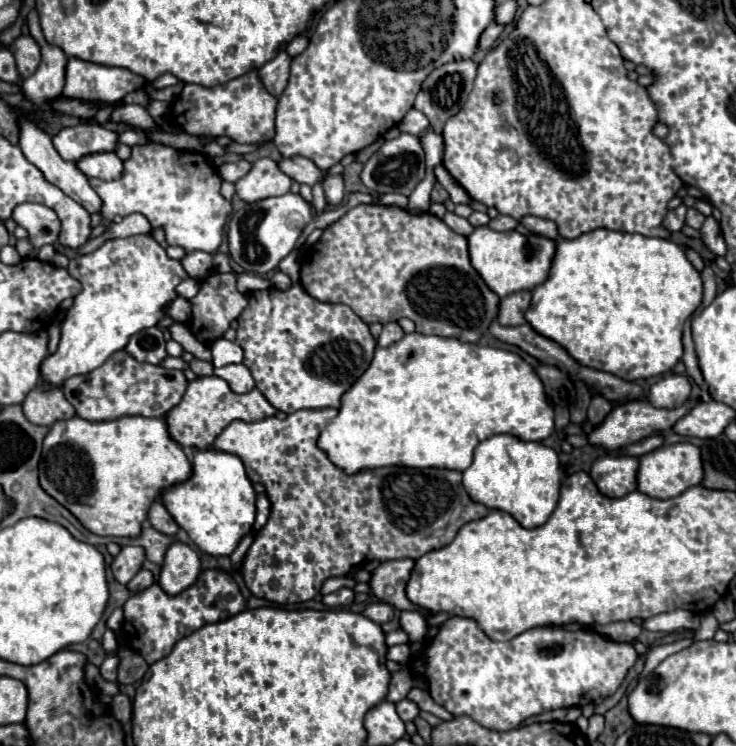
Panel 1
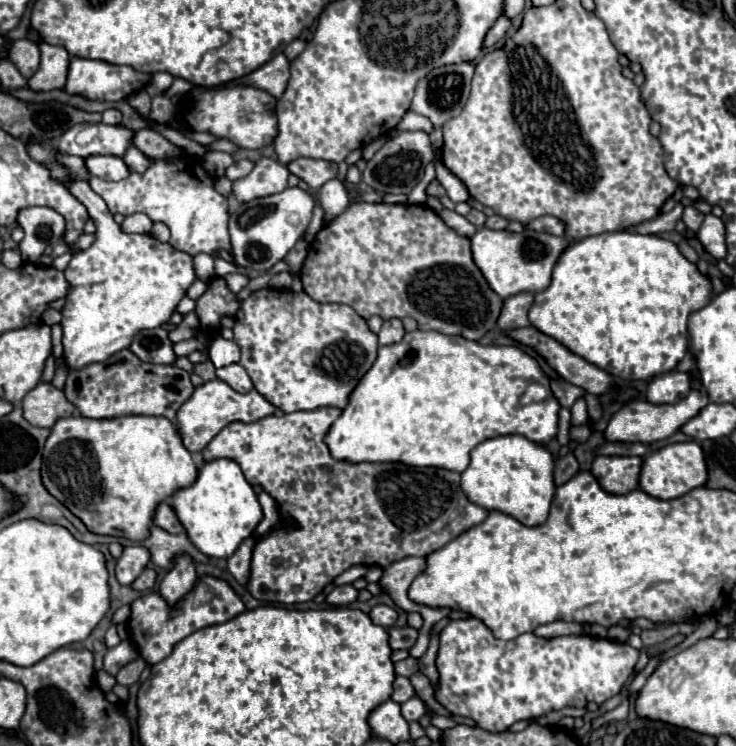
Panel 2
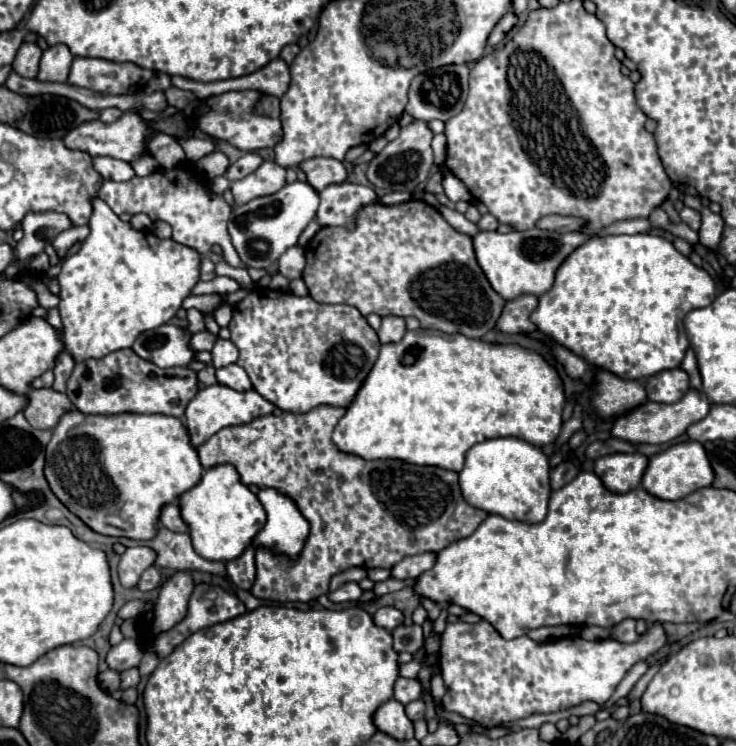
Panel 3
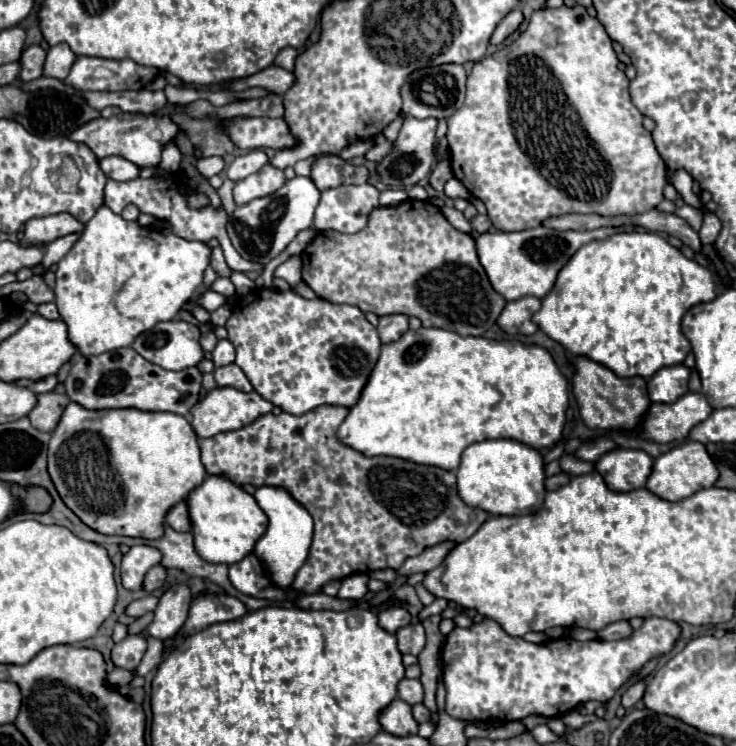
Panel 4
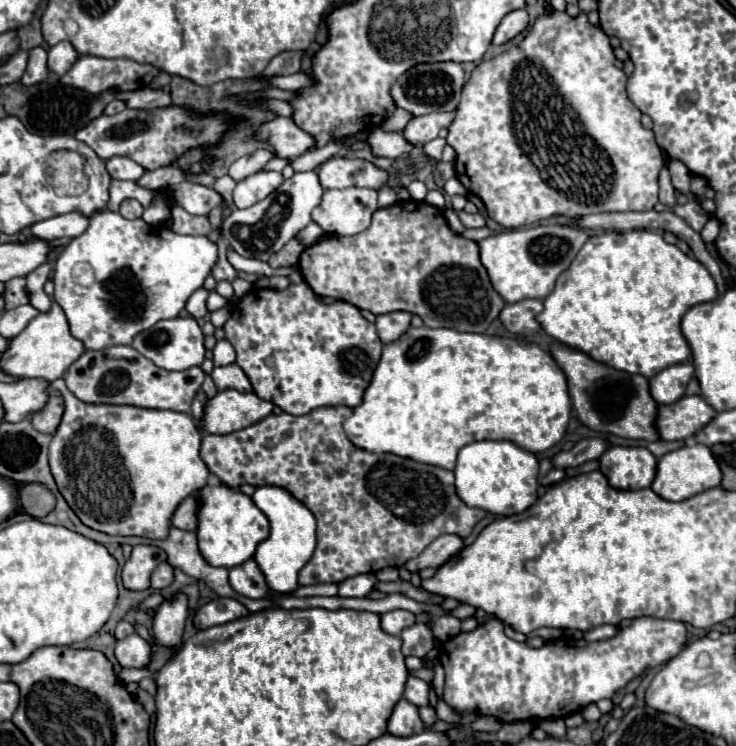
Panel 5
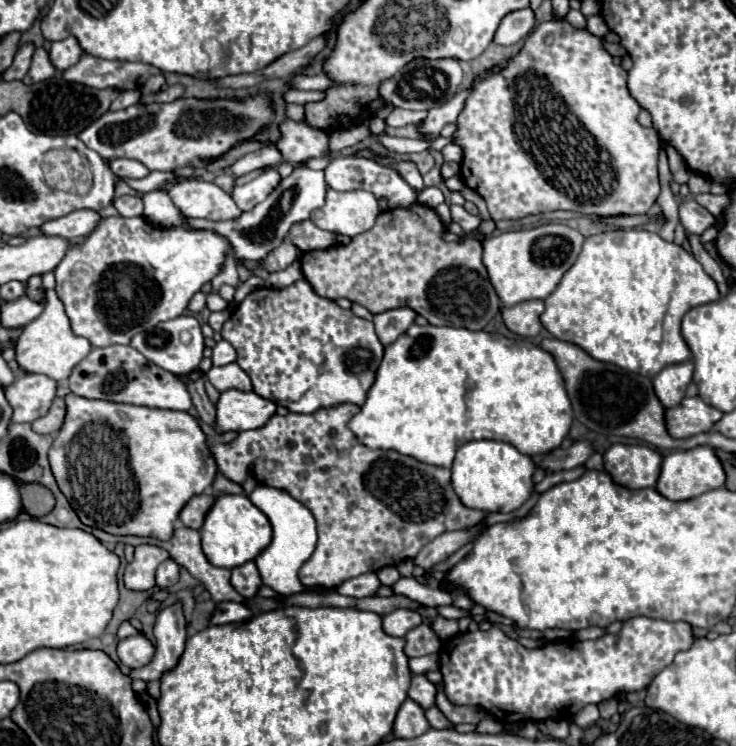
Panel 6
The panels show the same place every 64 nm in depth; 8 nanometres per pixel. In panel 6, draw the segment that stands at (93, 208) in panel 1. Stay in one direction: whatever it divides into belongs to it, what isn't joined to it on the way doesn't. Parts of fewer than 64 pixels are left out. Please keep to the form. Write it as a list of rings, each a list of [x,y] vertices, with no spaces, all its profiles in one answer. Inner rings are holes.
[[[102,218],[98,228],[80,244],[72,246],[66,258],[56,268],[56,292],[66,306],[66,314],[72,322],[72,330],[84,336],[92,346],[130,344],[136,332],[148,330],[158,322],[180,316],[190,298],[216,274],[220,274],[226,258],[232,254],[228,238],[214,230],[192,230],[192,228],[158,228],[148,224],[144,218]]]

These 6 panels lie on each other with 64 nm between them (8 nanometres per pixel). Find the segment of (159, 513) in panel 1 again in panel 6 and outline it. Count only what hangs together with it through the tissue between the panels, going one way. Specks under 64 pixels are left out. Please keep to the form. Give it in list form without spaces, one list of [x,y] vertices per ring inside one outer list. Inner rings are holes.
[[[204,492],[204,494],[200,494],[200,496],[194,496],[194,498],[184,506],[184,510],[180,512],[182,524],[188,526],[188,528],[200,530],[202,524],[204,524],[206,514],[208,514],[208,510],[212,508],[214,502],[216,502],[216,496],[214,496],[214,494],[208,494],[208,492]]]

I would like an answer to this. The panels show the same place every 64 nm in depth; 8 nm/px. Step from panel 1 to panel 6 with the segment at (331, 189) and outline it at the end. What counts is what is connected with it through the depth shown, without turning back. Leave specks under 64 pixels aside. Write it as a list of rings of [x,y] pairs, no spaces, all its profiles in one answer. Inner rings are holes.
[[[328,190],[326,204],[316,212],[312,212],[310,220],[322,230],[358,236],[374,226],[378,214],[380,214],[378,200],[370,192]]]

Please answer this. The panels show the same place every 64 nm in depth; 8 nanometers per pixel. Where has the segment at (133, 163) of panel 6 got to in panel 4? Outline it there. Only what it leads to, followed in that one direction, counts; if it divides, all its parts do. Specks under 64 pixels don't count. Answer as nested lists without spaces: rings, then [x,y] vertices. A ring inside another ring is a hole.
[[[108,156],[100,160],[100,168],[112,180],[134,180],[140,176],[140,168],[120,156]]]

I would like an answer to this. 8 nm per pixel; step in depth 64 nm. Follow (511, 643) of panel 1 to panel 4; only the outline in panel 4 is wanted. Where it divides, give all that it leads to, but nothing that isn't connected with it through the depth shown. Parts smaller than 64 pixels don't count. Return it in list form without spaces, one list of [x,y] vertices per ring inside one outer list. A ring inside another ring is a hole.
[[[484,618],[478,624],[472,624],[470,628],[454,628],[444,646],[442,646],[442,672],[444,672],[444,686],[448,692],[446,712],[452,718],[460,720],[502,720],[502,722],[514,722],[522,720],[526,716],[538,714],[538,716],[564,716],[566,712],[572,712],[576,706],[596,700],[596,702],[608,702],[616,690],[632,676],[636,674],[648,660],[668,654],[676,640],[680,638],[680,626],[666,618],[644,618],[644,624],[638,630],[632,630],[628,640],[590,640],[590,642],[578,642],[572,638],[558,638],[548,640],[542,644],[532,644],[522,638],[508,636],[502,626],[490,618]]]

